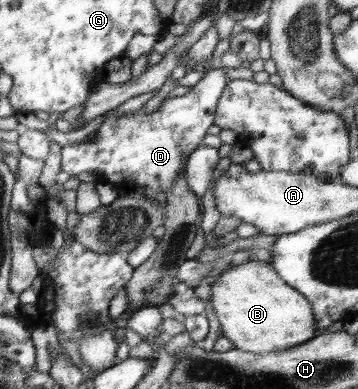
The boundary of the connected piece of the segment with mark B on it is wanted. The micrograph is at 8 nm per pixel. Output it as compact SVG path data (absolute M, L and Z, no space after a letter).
M249 260L220 273L211 285L212 308L223 330L236 349L264 355L300 346L317 335L317 318L311 301L289 285L273 266Z

